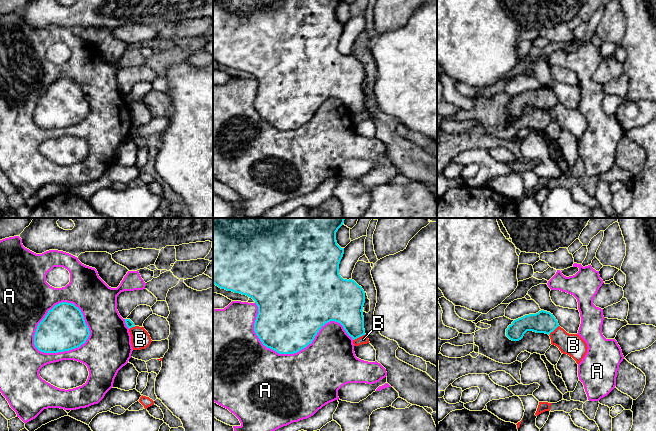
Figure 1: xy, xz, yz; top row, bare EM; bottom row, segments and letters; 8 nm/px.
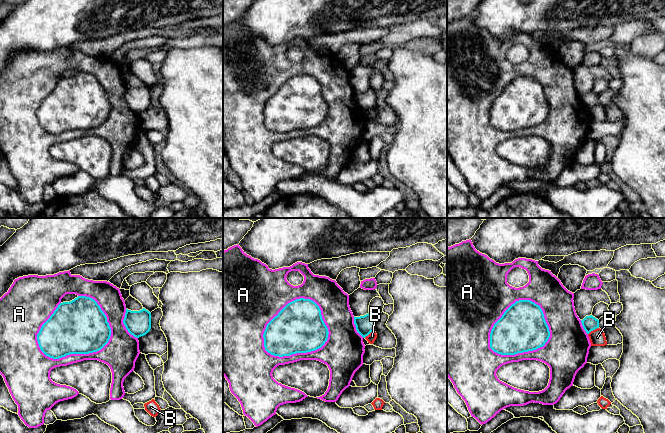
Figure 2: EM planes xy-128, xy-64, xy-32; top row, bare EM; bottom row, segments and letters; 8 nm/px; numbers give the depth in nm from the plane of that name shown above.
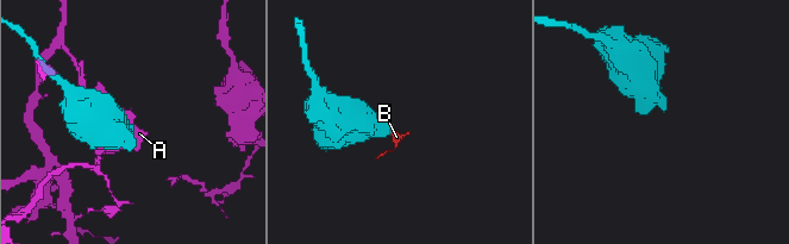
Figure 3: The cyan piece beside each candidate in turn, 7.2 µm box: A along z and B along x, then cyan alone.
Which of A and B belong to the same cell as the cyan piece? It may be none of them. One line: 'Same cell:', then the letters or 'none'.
Same cell: none

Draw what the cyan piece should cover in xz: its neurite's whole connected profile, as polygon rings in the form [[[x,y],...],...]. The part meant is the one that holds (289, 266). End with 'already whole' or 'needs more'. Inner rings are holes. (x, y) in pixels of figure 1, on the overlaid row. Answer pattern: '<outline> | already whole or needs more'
[[[213,218],[213,283],[221,289],[240,293],[252,298],[258,306],[254,331],[262,344],[279,354],[294,354],[312,343],[319,330],[328,322],[340,323],[353,339],[365,335],[363,306],[365,292],[352,279],[343,279],[339,274],[339,264],[344,254],[336,241],[336,232],[345,218]]] | already whole

